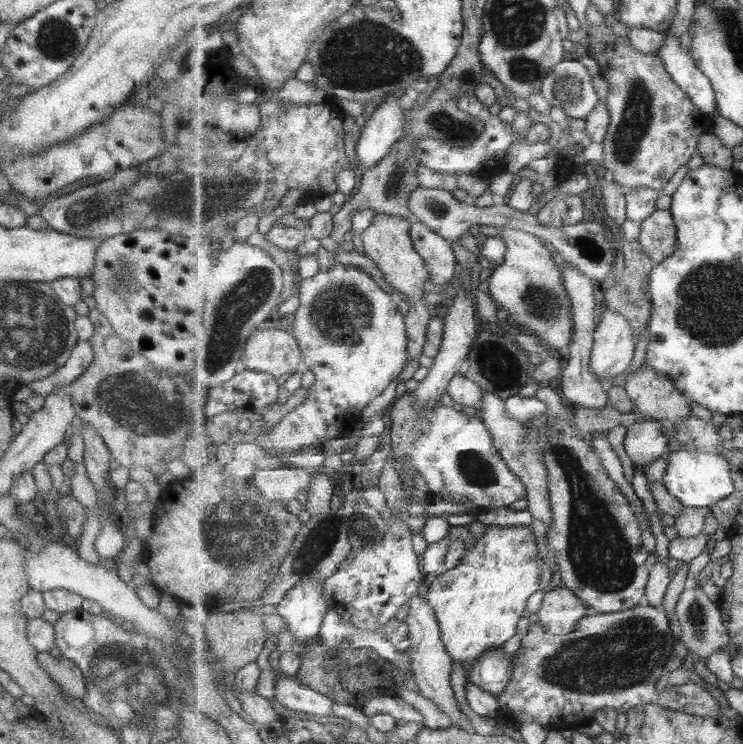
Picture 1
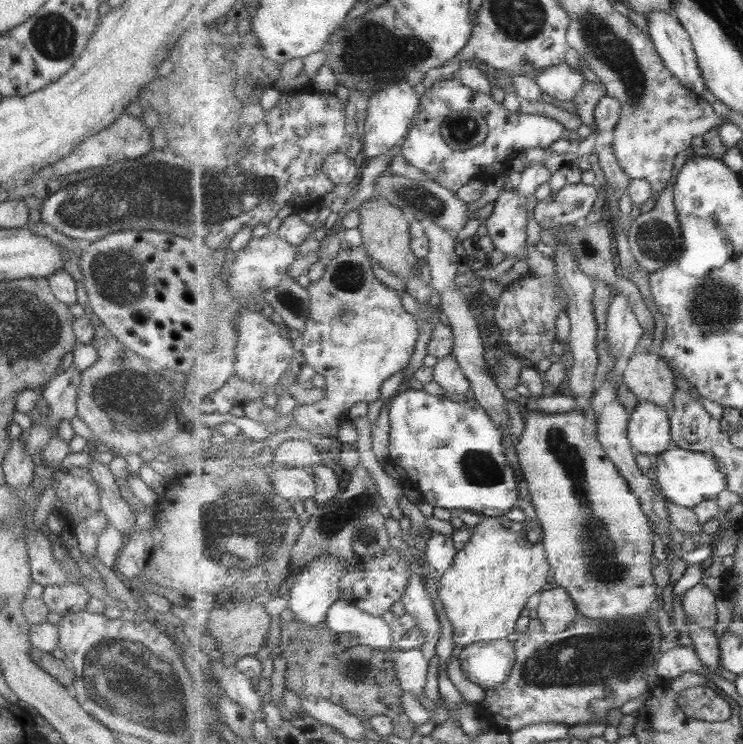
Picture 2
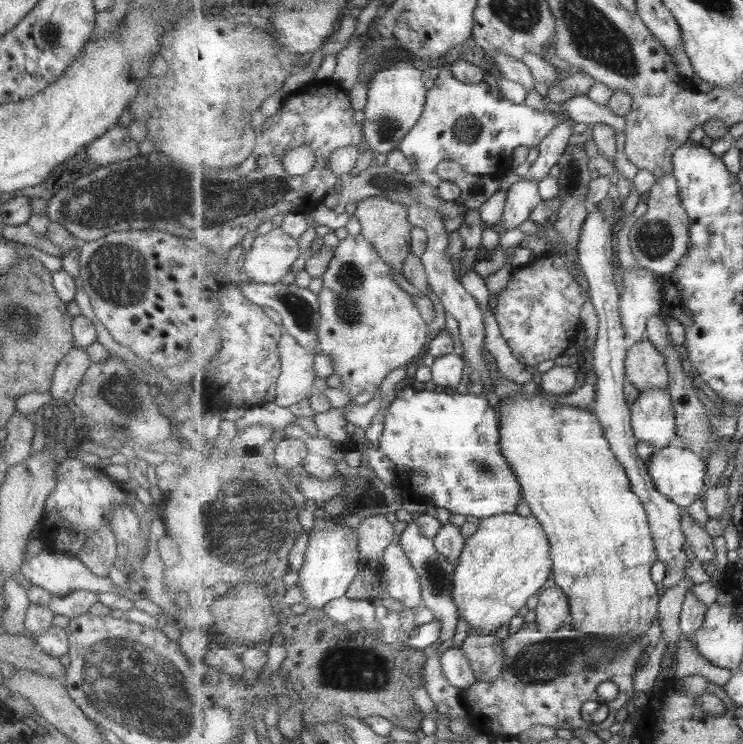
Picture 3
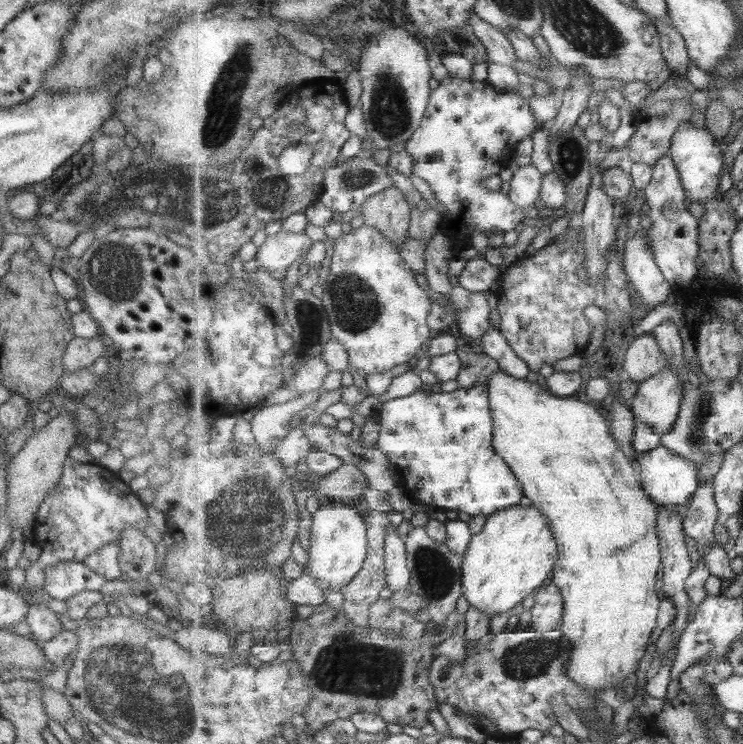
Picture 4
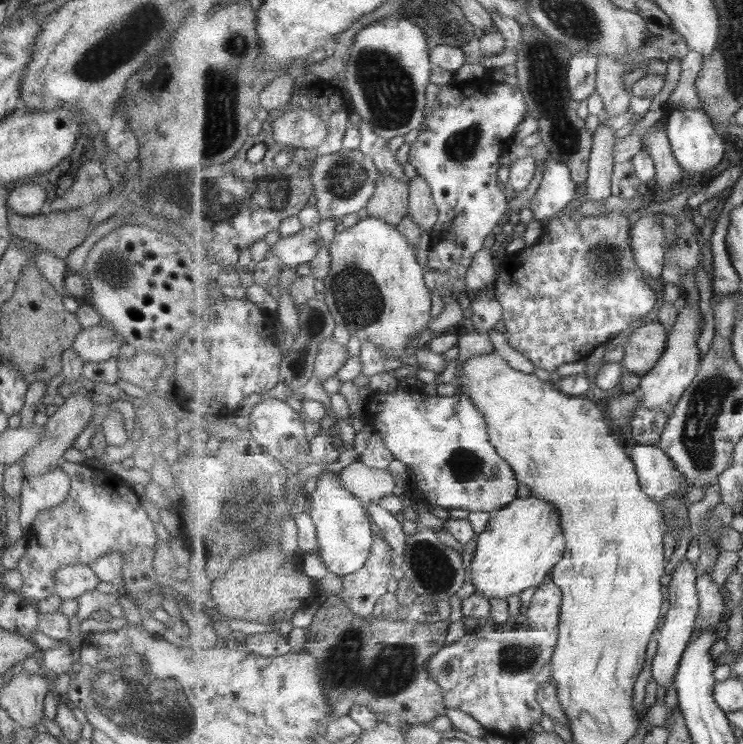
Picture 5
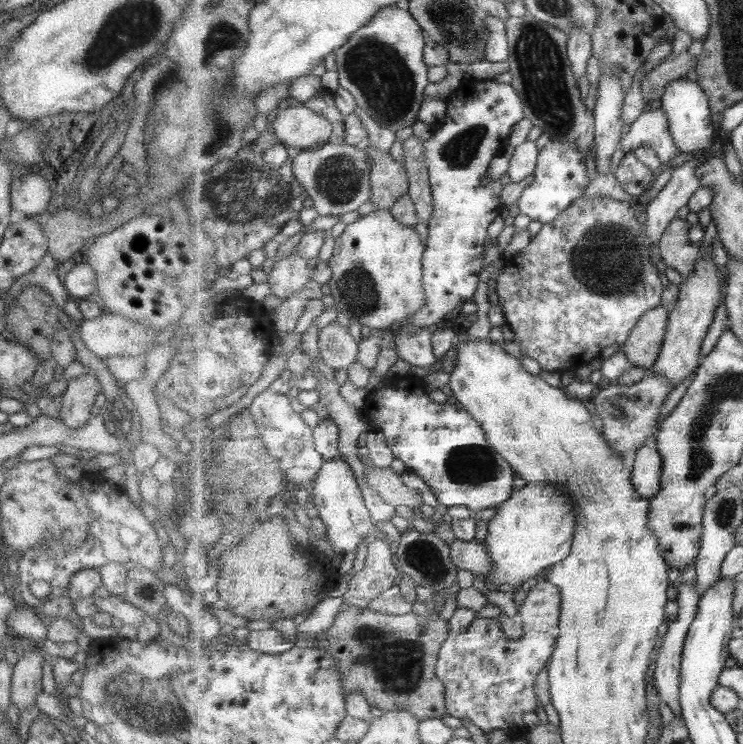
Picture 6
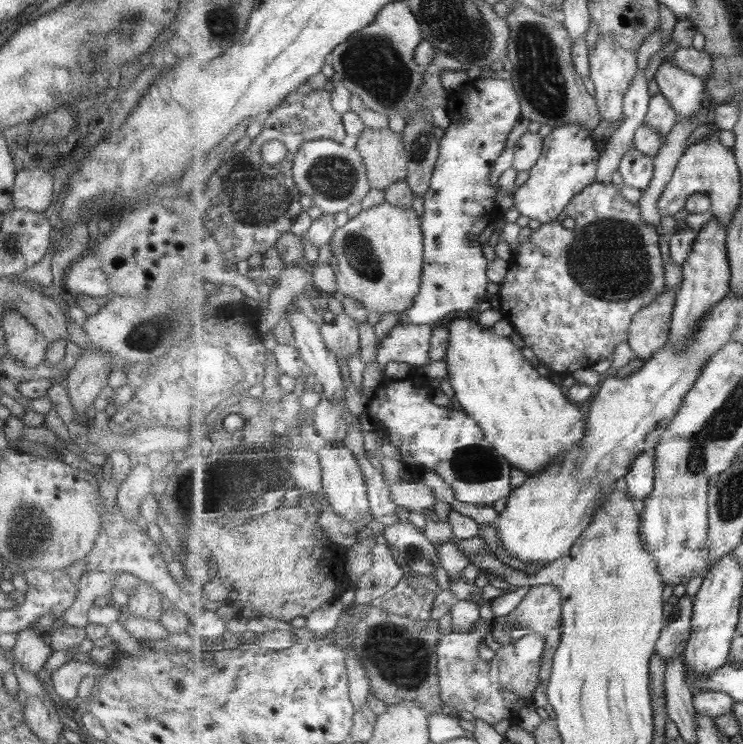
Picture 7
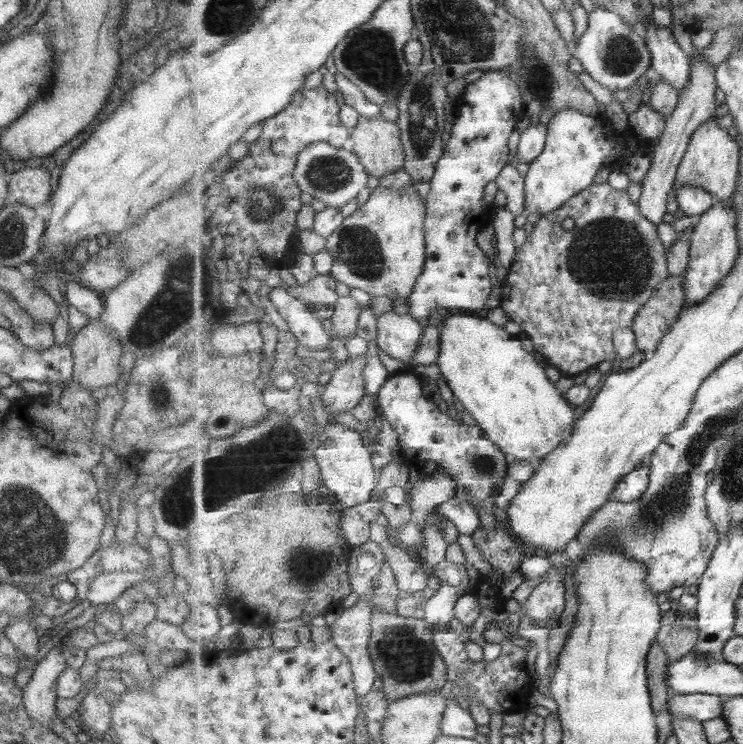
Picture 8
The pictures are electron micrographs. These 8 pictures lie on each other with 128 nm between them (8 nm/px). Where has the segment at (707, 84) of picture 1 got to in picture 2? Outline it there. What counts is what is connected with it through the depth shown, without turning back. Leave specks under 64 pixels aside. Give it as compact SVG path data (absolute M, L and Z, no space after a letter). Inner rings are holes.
M653 12L648 18L649 34L665 66L681 80L685 88L703 96L707 83L697 61L697 53L687 29L668 13Z

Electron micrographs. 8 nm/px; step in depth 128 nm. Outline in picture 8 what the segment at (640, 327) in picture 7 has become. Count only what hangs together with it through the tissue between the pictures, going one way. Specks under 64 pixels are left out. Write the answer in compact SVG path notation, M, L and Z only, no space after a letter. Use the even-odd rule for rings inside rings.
M685 274L663 280L652 298L636 314L632 328L637 336L638 349L652 355L670 328L679 320L687 301Z

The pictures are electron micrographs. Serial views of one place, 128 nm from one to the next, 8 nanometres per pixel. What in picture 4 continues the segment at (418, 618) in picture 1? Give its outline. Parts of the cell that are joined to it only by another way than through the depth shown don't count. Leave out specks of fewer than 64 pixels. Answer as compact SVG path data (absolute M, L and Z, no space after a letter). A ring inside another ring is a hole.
M390 524L387 528L387 536L385 536L387 552L386 580L389 588L395 592L397 590L410 590L411 588L411 571L408 567L406 540L401 540L396 528Z

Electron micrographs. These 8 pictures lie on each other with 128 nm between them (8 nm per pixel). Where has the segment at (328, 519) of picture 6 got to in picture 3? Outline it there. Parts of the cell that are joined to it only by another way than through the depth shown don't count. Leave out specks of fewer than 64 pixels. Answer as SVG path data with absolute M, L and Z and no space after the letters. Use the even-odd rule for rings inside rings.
M321 506L315 512L315 524L309 534L303 568L299 572L298 583L306 599L303 604L308 609L323 609L327 602L345 596L359 572L359 559L359 534L349 527L327 521Z

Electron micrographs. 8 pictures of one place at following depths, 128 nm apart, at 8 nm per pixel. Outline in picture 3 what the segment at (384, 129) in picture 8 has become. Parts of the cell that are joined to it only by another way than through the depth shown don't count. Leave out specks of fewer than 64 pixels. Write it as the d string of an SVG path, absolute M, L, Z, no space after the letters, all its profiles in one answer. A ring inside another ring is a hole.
M385 196L367 198L356 206L355 216L361 224L361 233L379 252L379 256L395 271L401 272L405 258L412 254L412 230L414 226L404 204L397 204Z

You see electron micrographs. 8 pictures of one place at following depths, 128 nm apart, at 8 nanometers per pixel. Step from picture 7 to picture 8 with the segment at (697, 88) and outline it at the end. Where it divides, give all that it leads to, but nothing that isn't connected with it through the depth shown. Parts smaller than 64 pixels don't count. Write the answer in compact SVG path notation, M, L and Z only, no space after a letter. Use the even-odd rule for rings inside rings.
M652 16L642 32L647 35L647 46L652 52L652 68L660 80L669 82L681 91L691 82L690 56L681 48L674 32L667 28L657 28Z

